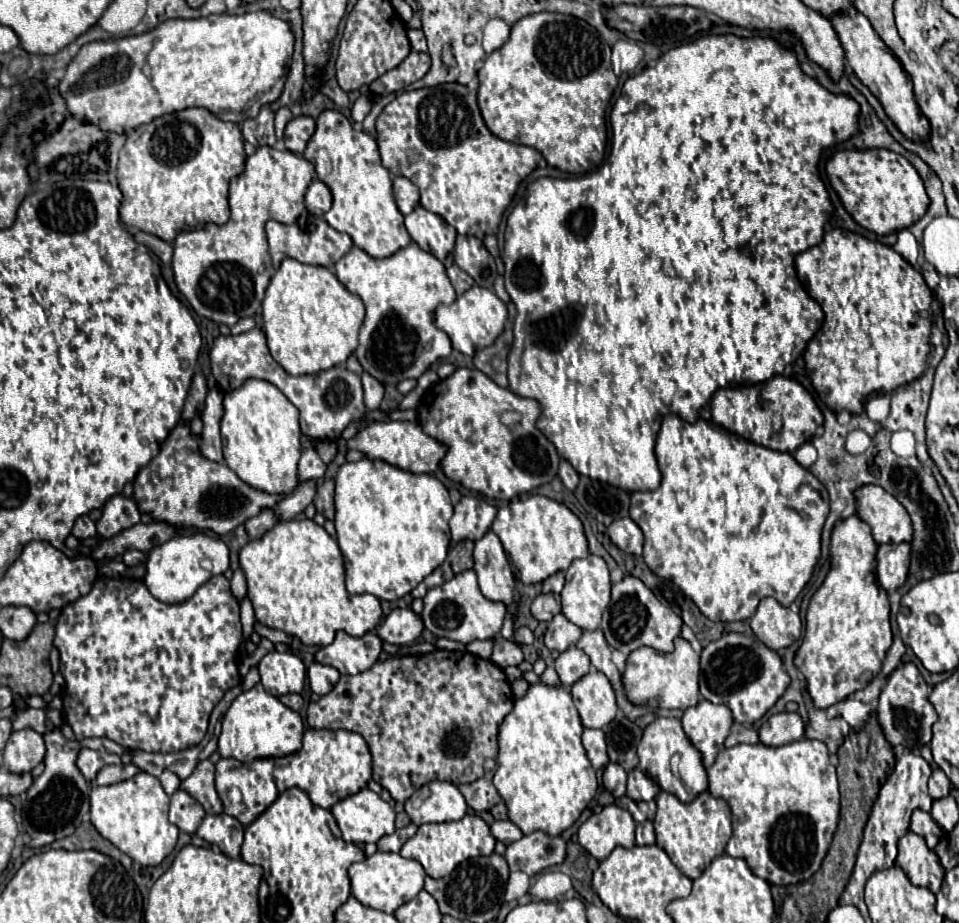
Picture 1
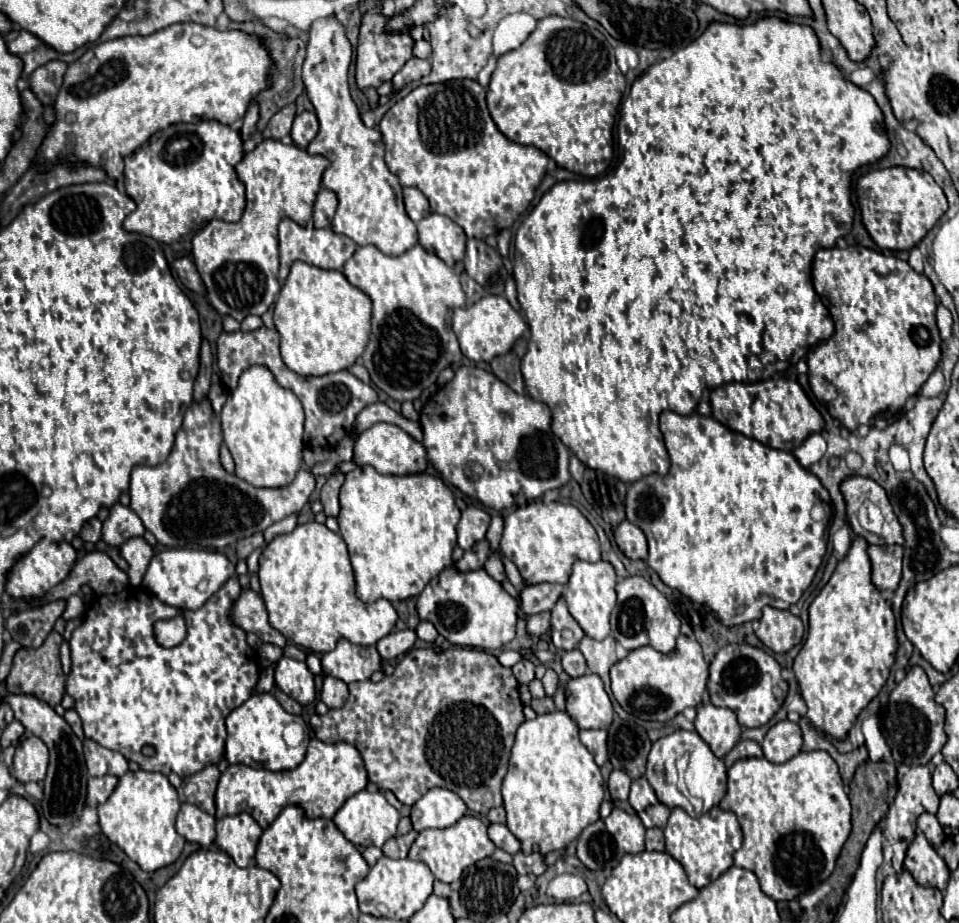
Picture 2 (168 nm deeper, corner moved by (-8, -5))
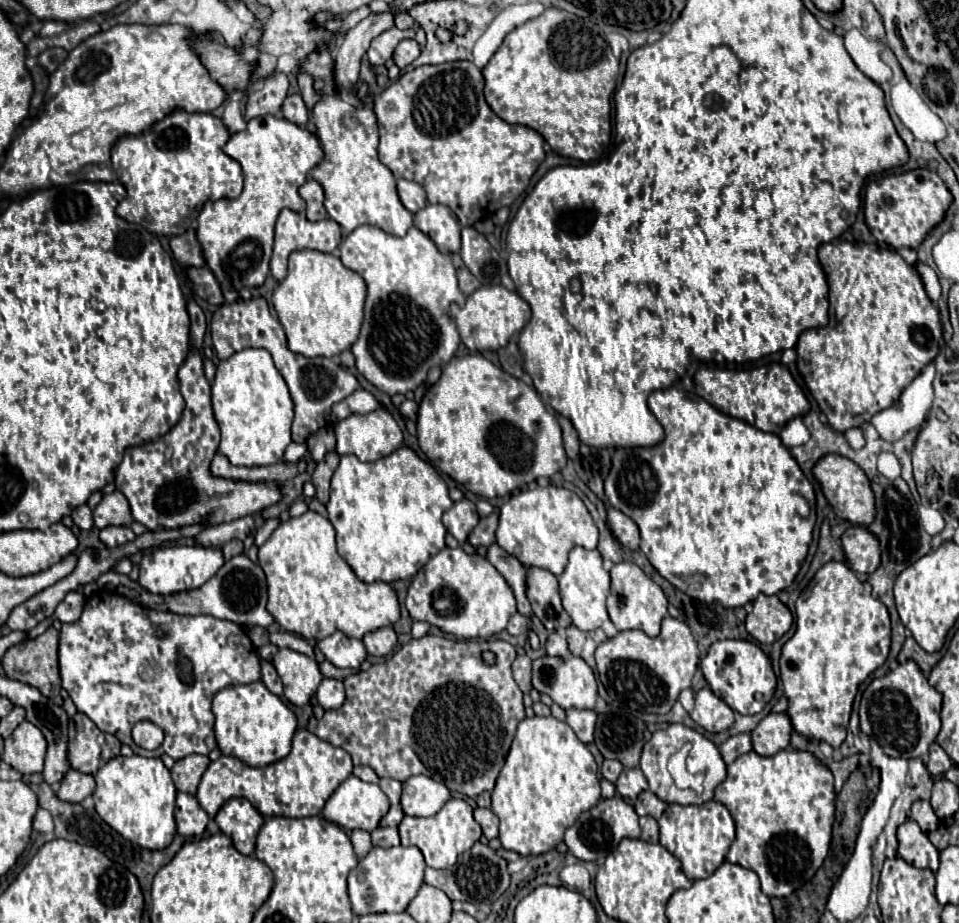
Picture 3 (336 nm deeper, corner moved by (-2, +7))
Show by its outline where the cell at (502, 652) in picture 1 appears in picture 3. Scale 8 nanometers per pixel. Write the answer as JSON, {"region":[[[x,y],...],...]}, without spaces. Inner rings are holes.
{"region":[[[517,656],[513,662],[513,678],[523,692],[531,690],[531,664],[529,656]]]}

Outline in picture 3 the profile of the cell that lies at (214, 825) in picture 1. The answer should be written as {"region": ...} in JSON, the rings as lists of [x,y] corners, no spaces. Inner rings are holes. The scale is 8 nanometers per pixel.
{"region":[[[245,798],[225,802],[213,818],[219,830],[229,836],[241,854],[253,854],[255,838],[263,824],[263,816]]]}

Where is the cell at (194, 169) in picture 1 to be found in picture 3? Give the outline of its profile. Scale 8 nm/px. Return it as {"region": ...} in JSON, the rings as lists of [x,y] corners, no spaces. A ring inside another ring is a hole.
{"region":[[[175,110],[155,126],[151,126],[151,134],[141,134],[141,136],[127,136],[119,138],[111,150],[113,158],[113,170],[119,176],[121,168],[121,184],[125,184],[127,196],[121,200],[117,206],[117,216],[121,216],[127,222],[141,224],[149,232],[163,236],[169,236],[175,232],[177,222],[187,218],[193,210],[199,210],[205,200],[219,200],[219,198],[237,198],[243,190],[243,172],[241,166],[229,158],[221,146],[225,146],[229,140],[229,132],[223,124],[223,120],[215,118],[213,114],[205,112],[185,112],[185,110]]]}

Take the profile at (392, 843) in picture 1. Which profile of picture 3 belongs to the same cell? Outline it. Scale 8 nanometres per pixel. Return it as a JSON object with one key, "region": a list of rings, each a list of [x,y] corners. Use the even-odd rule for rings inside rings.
{"region":[[[377,828],[371,832],[371,838],[373,838],[373,846],[381,846],[381,848],[399,846],[399,830],[397,828]]]}

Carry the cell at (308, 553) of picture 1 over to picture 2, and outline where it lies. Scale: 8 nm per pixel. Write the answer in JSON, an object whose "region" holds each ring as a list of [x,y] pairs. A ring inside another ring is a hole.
{"region":[[[307,522],[307,524],[299,524],[289,534],[275,536],[273,542],[269,542],[265,552],[261,554],[259,582],[261,582],[261,596],[269,612],[269,624],[277,628],[285,638],[293,640],[295,644],[315,654],[331,652],[341,638],[359,646],[371,646],[383,636],[387,636],[397,622],[397,612],[389,600],[381,598],[381,602],[365,604],[357,598],[347,546],[343,538],[331,532],[325,524]]]}

